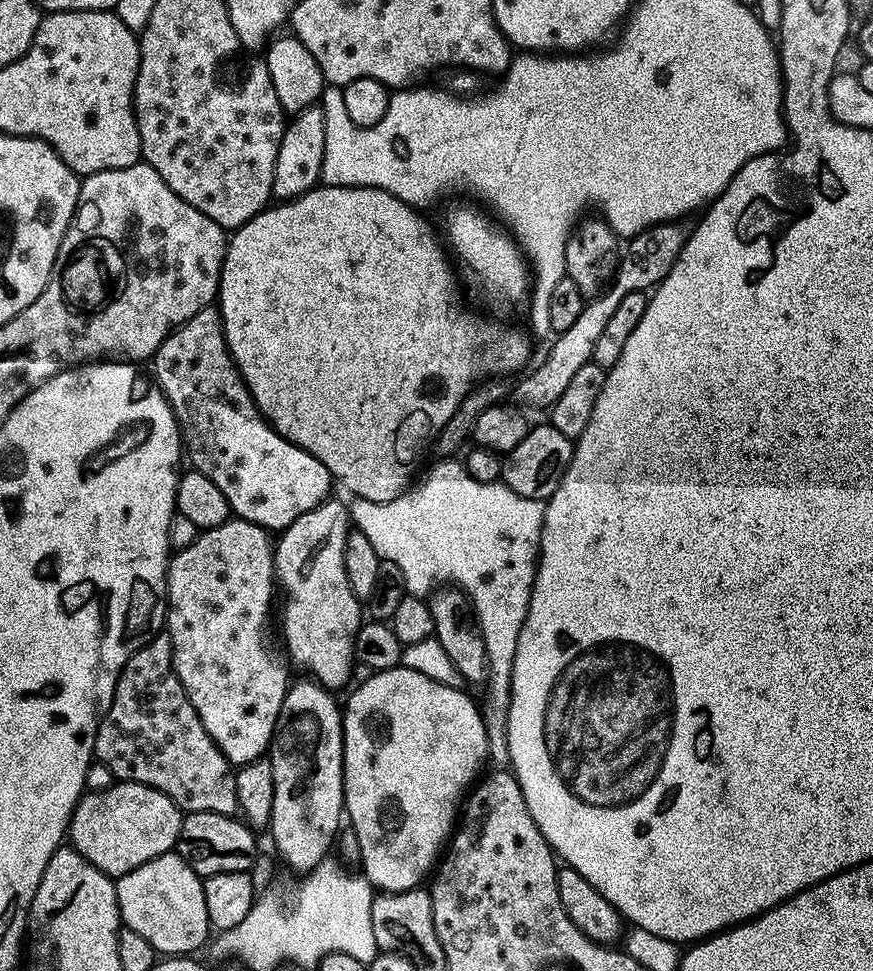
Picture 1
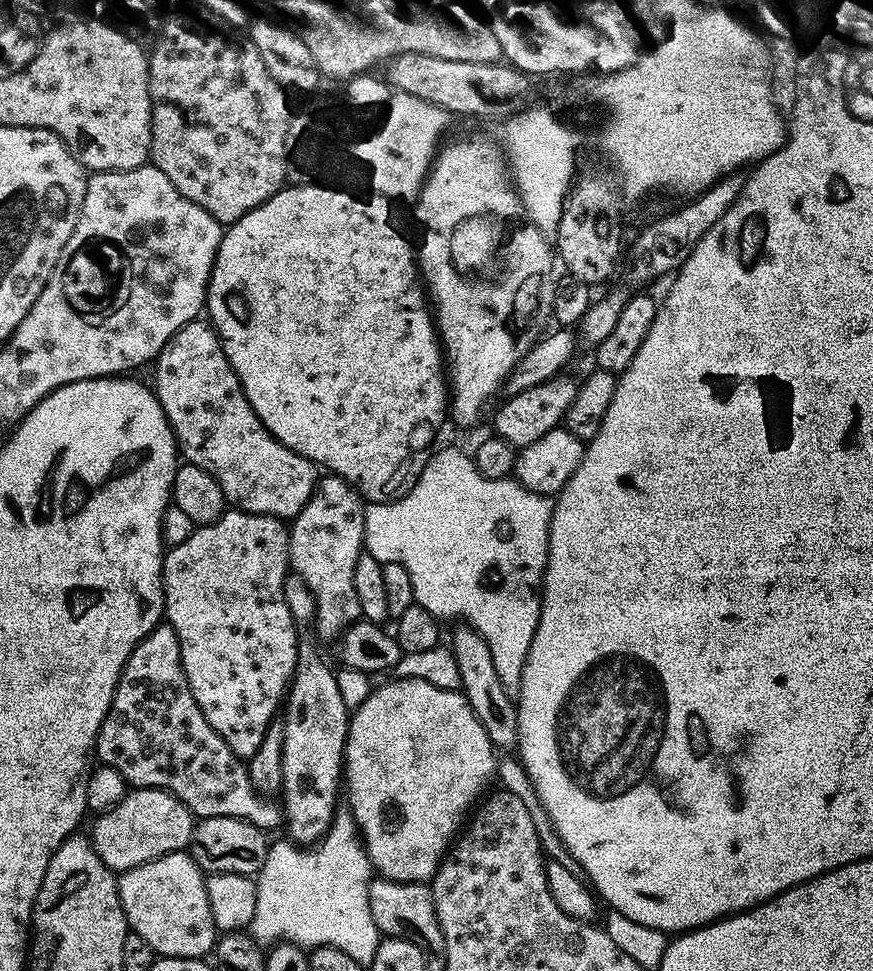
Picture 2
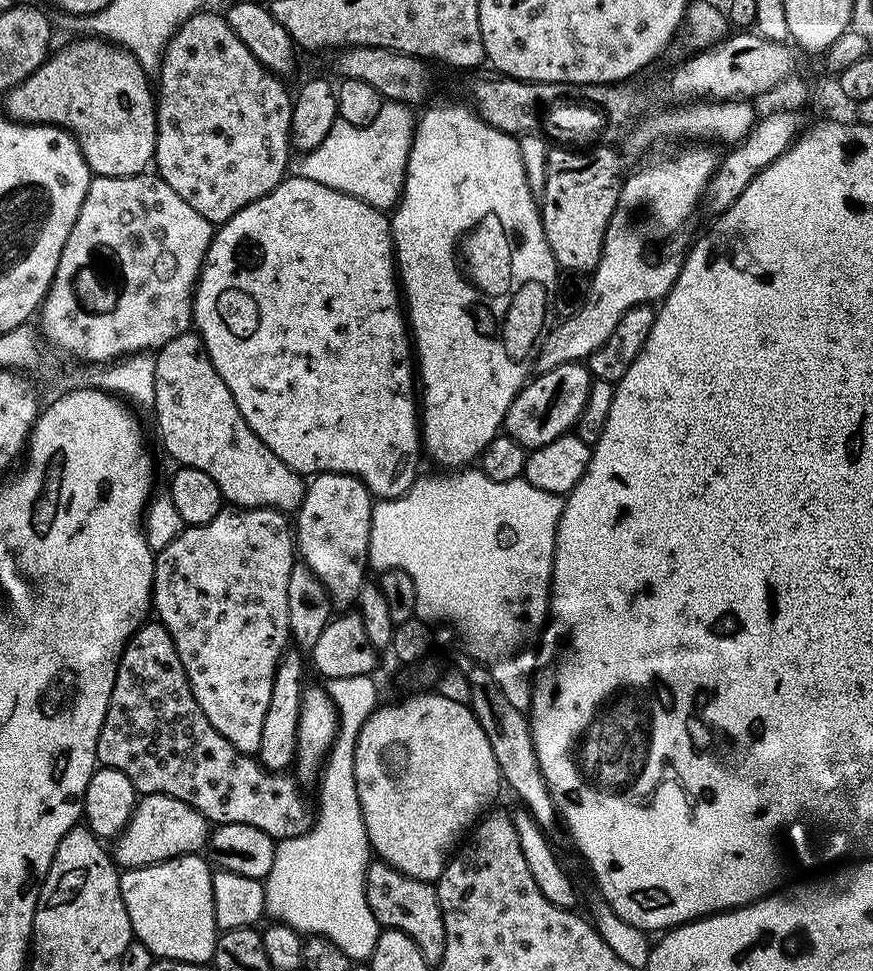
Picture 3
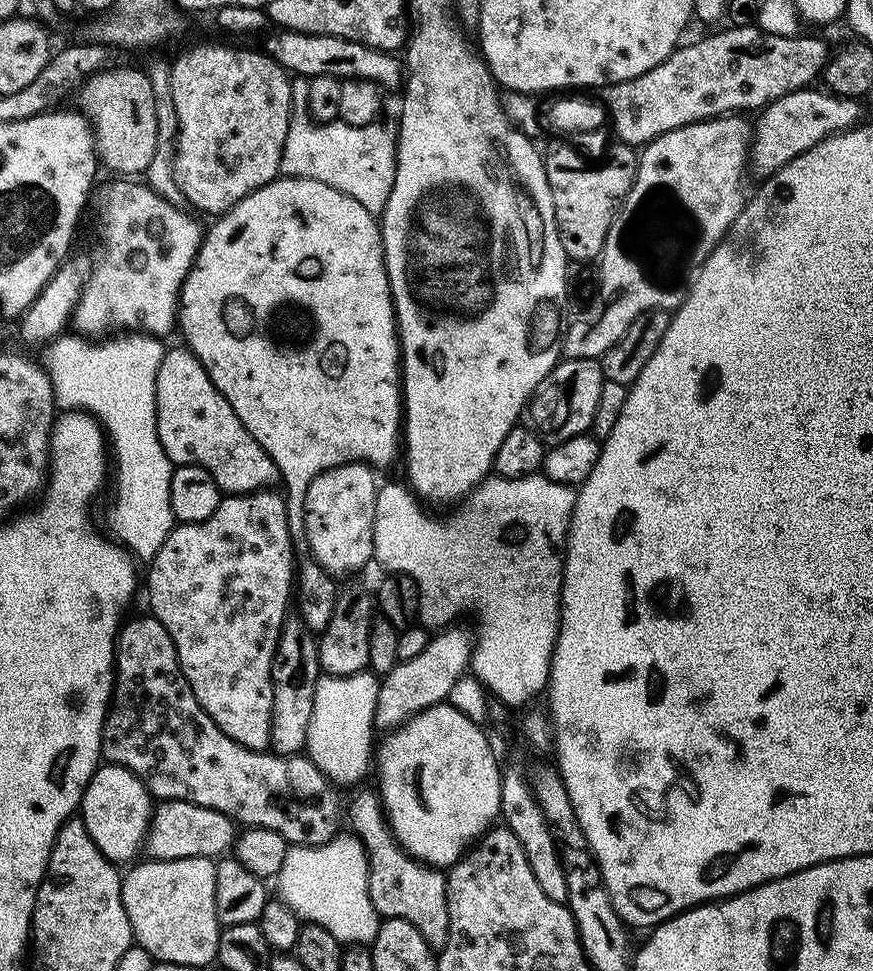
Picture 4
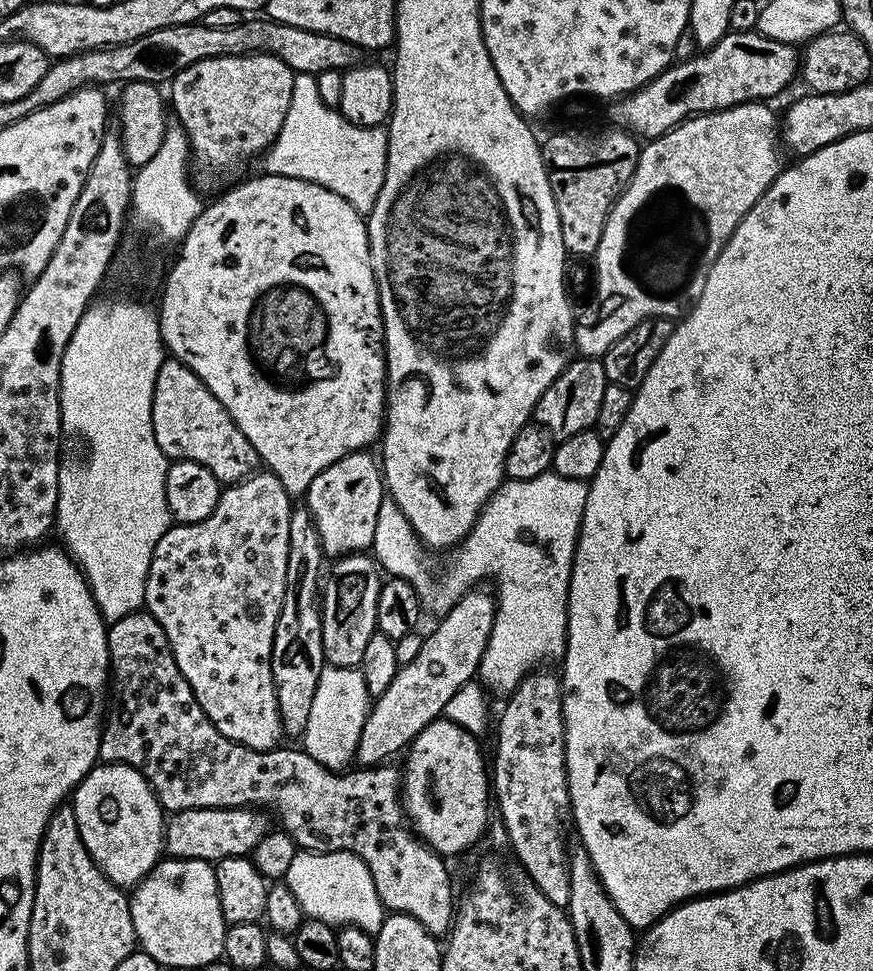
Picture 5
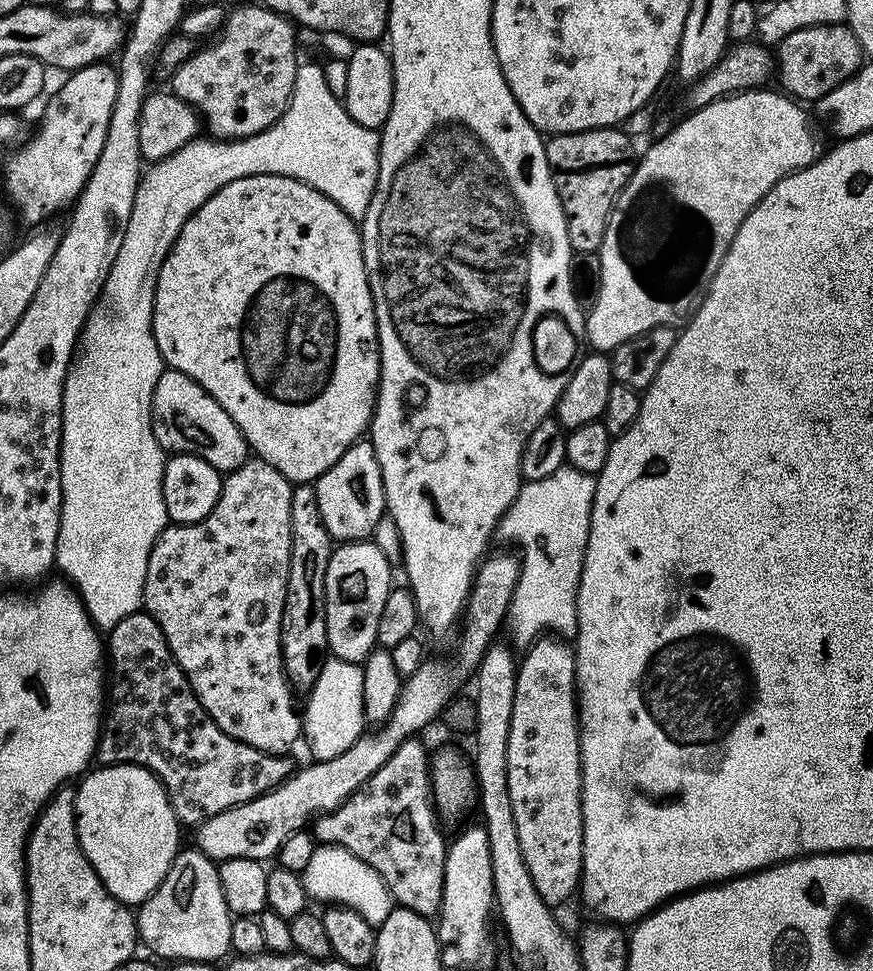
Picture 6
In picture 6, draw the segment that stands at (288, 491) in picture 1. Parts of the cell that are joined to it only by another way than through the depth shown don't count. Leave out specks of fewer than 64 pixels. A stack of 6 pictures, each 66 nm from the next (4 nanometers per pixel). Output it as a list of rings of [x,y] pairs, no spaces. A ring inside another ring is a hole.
[[[168,368],[158,378],[152,395],[152,433],[161,448],[172,454],[197,456],[222,474],[238,470],[250,458],[246,438],[238,426],[218,406],[218,402],[194,378],[182,374],[177,368]]]

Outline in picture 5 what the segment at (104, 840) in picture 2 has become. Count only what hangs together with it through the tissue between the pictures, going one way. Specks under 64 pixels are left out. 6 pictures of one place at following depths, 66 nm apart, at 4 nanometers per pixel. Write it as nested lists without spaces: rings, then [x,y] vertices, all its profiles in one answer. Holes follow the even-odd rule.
[[[199,808],[177,812],[167,821],[164,846],[169,857],[182,860],[215,862],[231,856],[248,856],[255,853],[262,838],[268,835],[267,819],[263,811],[255,808]]]

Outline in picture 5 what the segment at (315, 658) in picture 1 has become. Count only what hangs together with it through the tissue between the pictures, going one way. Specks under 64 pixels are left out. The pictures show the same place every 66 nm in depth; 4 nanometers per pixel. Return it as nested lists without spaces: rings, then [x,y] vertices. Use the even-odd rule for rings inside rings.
[[[367,451],[351,452],[346,458],[334,462],[334,466],[326,466],[322,474],[310,482],[306,493],[306,507],[314,518],[314,526],[318,530],[318,538],[324,547],[325,557],[339,558],[353,554],[364,554],[371,549],[374,542],[374,526],[378,526],[378,510],[386,503],[386,485],[381,465]]]

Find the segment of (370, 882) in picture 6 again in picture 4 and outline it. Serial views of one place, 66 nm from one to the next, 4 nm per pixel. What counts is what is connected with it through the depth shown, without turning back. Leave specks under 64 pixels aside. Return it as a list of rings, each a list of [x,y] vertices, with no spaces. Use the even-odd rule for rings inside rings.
[[[337,834],[331,840],[326,840],[322,844],[297,844],[289,847],[286,858],[282,861],[282,870],[274,878],[274,888],[278,891],[279,899],[284,901],[286,906],[290,906],[290,910],[294,910],[294,914],[300,917],[301,921],[309,924],[317,924],[318,926],[326,926],[326,930],[330,930],[330,934],[334,934],[334,938],[338,938],[340,943],[345,946],[368,946],[371,945],[373,938],[378,934],[382,918],[374,910],[374,902],[370,902],[370,890],[368,889],[368,856],[364,853],[364,843],[356,839],[355,835]]]

